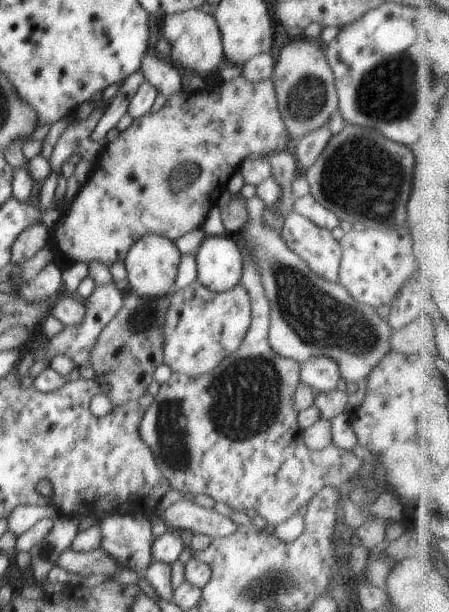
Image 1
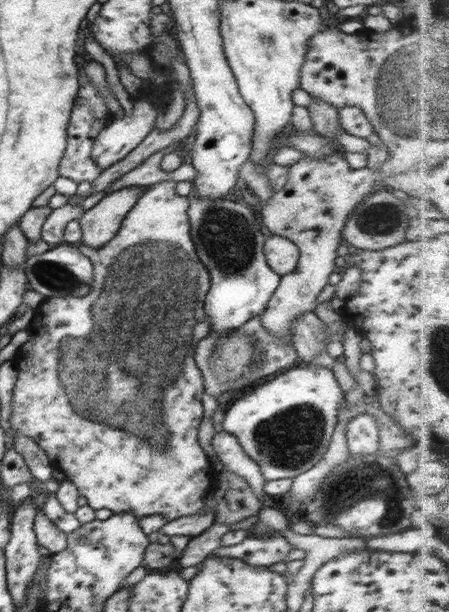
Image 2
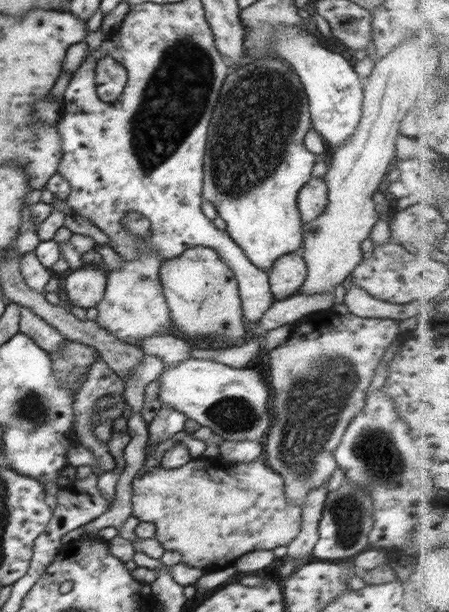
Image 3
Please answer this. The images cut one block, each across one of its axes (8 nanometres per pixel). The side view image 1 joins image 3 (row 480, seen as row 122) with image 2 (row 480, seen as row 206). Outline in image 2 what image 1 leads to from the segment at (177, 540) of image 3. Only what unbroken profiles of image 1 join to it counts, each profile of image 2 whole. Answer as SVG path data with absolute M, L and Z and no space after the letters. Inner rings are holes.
M170 180L150 186L141 195L132 210L129 210L129 213L126 214L121 222L120 230L106 246L94 250L94 248L81 243L78 245L80 254L84 254L94 265L93 287L84 297L62 298L61 296L54 296L51 299L47 298L35 309L35 314L28 329L30 336L27 342L16 350L14 356L17 381L13 390L9 418L11 430L32 438L48 455L54 467L65 474L66 480L76 485L79 496L86 498L87 505L90 508L94 510L106 508L114 514L132 513L138 517L161 514L168 521L199 513L206 507L205 503L202 502L202 498L213 492L212 484L217 474L199 443L199 424L204 417L202 395L205 392L205 383L202 373L193 359L198 342L208 336L211 331L211 324L204 310L205 296L211 285L211 276L196 255L197 251L194 247L191 224L187 213L189 202L187 197L176 194L176 184L178 183ZM98 314L110 314L109 348L106 349L106 354L102 354L100 328L96 326L98 324L98 318L96 318ZM102 370L110 372L107 374L106 382L102 382L102 378L98 374Z

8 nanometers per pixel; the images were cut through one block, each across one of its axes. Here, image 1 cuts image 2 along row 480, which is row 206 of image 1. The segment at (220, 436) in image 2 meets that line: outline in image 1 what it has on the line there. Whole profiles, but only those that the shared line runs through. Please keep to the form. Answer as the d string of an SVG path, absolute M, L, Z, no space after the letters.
M260 197L245 200L245 205L249 219L237 236L245 242L247 253L255 256L259 269L266 272L266 278L262 278L262 286L272 307L272 320L269 326L269 341L272 349L282 355L282 358L294 359L294 362L299 364L314 358L314 355L332 357L338 363L341 379L346 383L357 383L361 378L366 378L382 357L390 352L389 338L392 327L388 320L380 318L374 307L357 303L339 282L331 283L315 275L306 262L294 254L294 251L283 243L282 238L275 234L280 231L273 231L265 223L261 213L265 209L265 204Z

